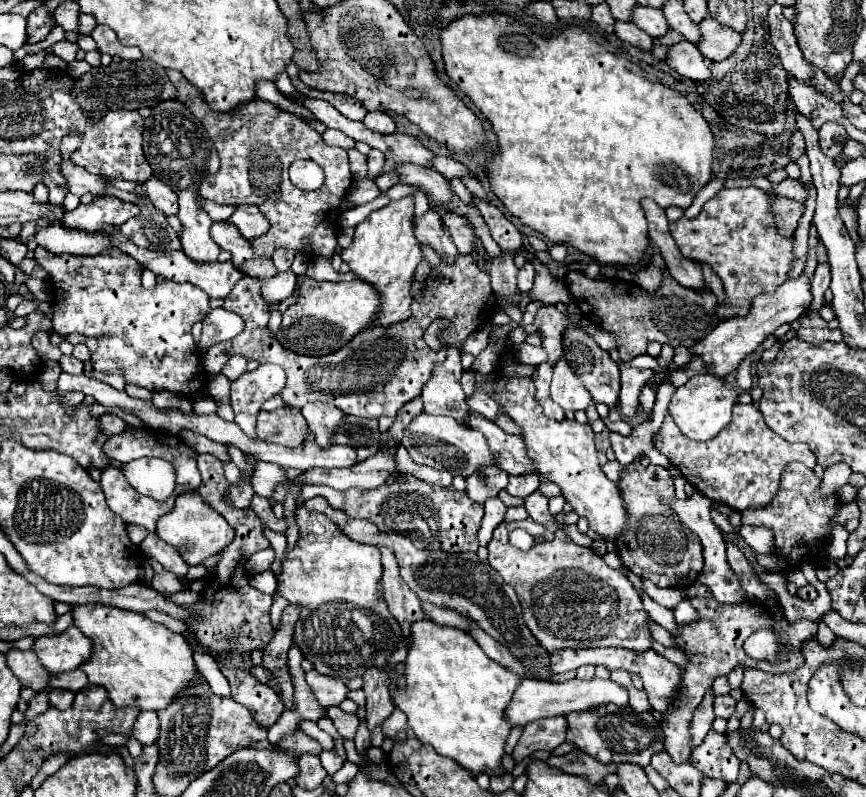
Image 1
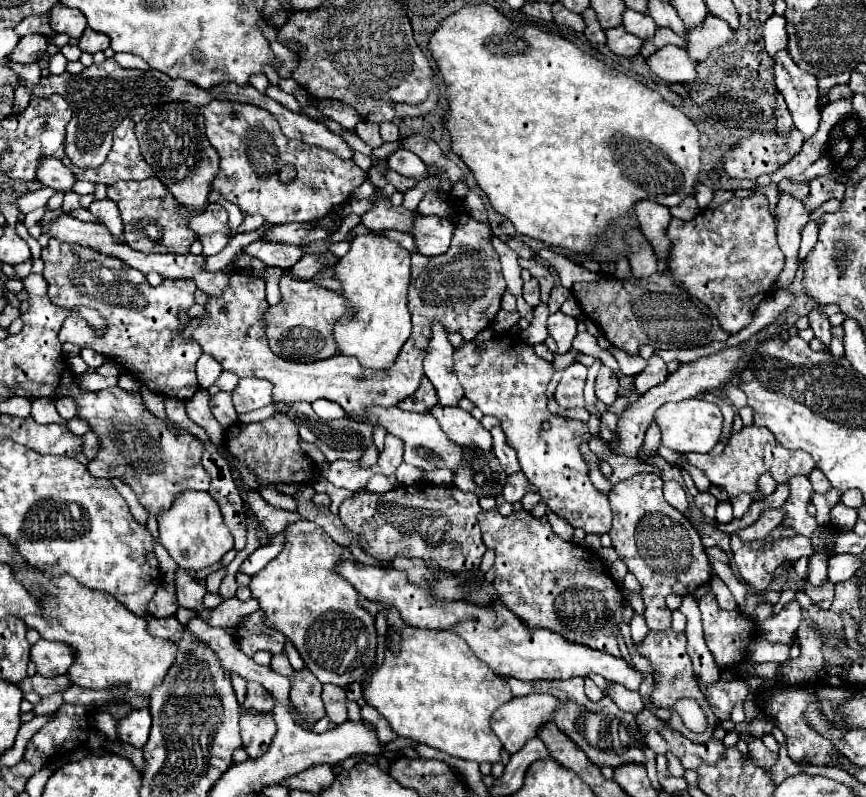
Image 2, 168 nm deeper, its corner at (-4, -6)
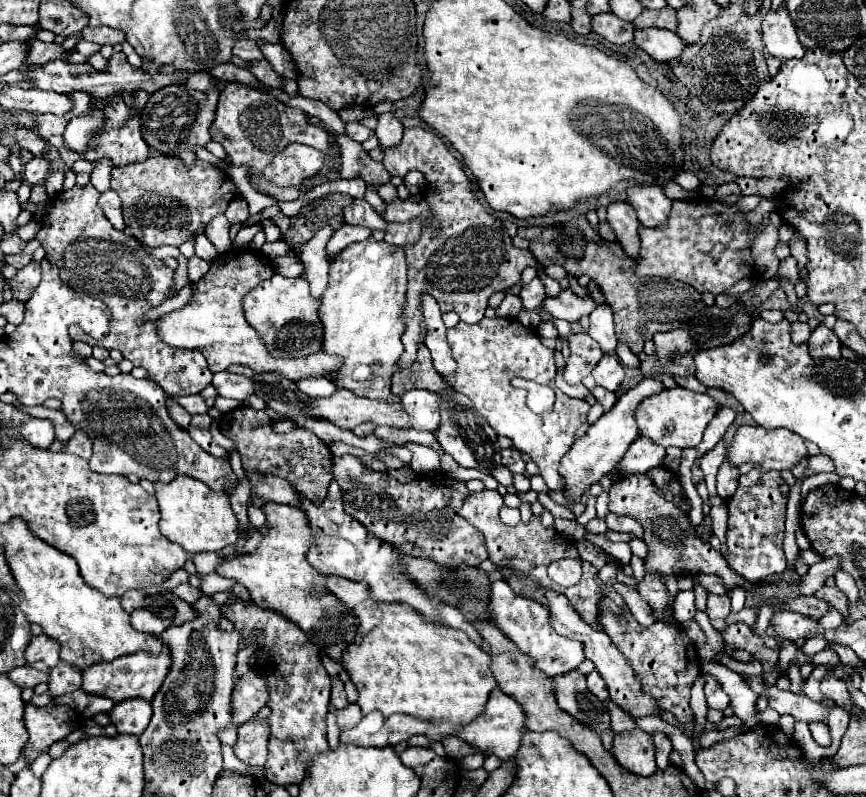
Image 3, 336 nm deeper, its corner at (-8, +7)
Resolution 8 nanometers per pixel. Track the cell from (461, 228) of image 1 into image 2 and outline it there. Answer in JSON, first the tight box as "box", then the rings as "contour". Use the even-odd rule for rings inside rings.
{"box":[412,214,454,256],"contour":[[[418,214],[418,222],[414,222],[412,238],[420,254],[438,256],[448,250],[452,232],[454,232],[454,226],[452,222],[448,222],[448,218]]]}

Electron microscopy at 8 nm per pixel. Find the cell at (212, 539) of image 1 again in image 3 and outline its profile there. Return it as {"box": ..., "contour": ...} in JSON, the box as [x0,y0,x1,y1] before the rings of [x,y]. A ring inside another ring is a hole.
{"box":[156,475,238,555],"contour":[[[178,475],[172,483],[156,483],[156,499],[160,505],[160,533],[166,539],[182,545],[190,555],[202,551],[220,551],[238,539],[236,515],[230,507],[228,495],[222,491],[212,491],[198,479]]]}

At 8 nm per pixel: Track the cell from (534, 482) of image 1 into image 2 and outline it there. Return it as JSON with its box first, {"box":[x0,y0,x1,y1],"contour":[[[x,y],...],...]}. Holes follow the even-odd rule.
{"box":[502,472,528,502],"contour":[[[522,472],[506,478],[506,486],[502,490],[502,496],[506,502],[518,502],[526,492],[528,492],[528,480]]]}

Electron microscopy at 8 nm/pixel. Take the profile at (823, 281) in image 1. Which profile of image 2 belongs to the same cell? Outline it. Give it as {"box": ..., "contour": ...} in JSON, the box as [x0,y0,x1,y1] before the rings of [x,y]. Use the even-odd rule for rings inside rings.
{"box":[808,308,832,350],"contour":[[[814,308],[814,310],[812,310],[812,314],[810,314],[808,318],[810,318],[810,328],[814,330],[814,336],[816,336],[816,338],[822,342],[824,350],[828,350],[828,346],[830,346],[830,340],[832,340],[828,318],[820,314],[820,308]]]}

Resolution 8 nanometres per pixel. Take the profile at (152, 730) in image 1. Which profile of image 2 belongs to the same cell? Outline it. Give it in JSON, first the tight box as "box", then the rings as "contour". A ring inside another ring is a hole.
{"box":[116,708,152,748],"contour":[[[142,708],[142,710],[134,710],[128,716],[124,716],[116,724],[116,732],[122,742],[130,742],[134,748],[142,748],[148,740],[150,724],[152,724],[150,710]]]}

